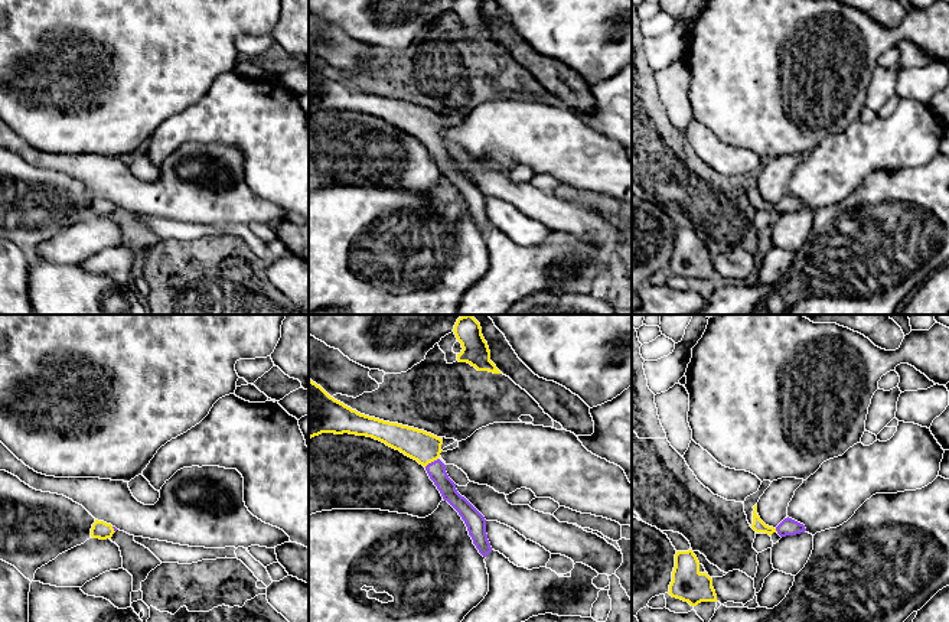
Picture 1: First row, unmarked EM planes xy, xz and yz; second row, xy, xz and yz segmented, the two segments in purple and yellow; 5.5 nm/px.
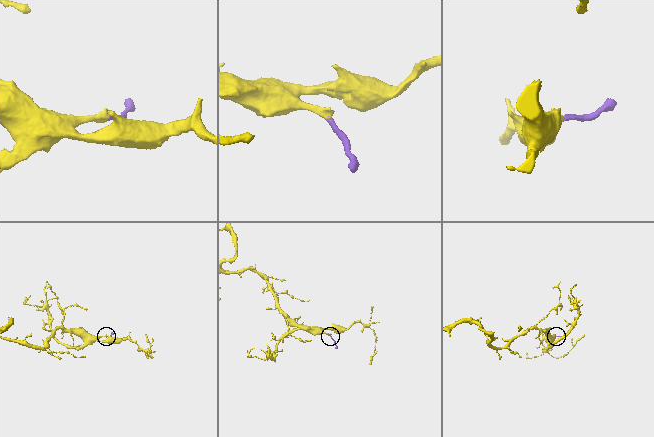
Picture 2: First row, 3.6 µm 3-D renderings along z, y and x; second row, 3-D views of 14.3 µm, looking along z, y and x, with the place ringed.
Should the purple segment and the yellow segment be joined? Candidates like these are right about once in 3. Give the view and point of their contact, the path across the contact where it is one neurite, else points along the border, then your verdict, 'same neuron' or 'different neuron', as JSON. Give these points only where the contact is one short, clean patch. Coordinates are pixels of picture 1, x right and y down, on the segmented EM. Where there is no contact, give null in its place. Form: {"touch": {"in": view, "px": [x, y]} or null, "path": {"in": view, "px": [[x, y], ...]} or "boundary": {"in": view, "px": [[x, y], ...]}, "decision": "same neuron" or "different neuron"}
{"touch": {"in": "xz", "px": [431, 462]}, "path": {"in": "xz", "px": [[436, 469], [431, 462], [424, 448]]}, "decision": "same neuron"}

